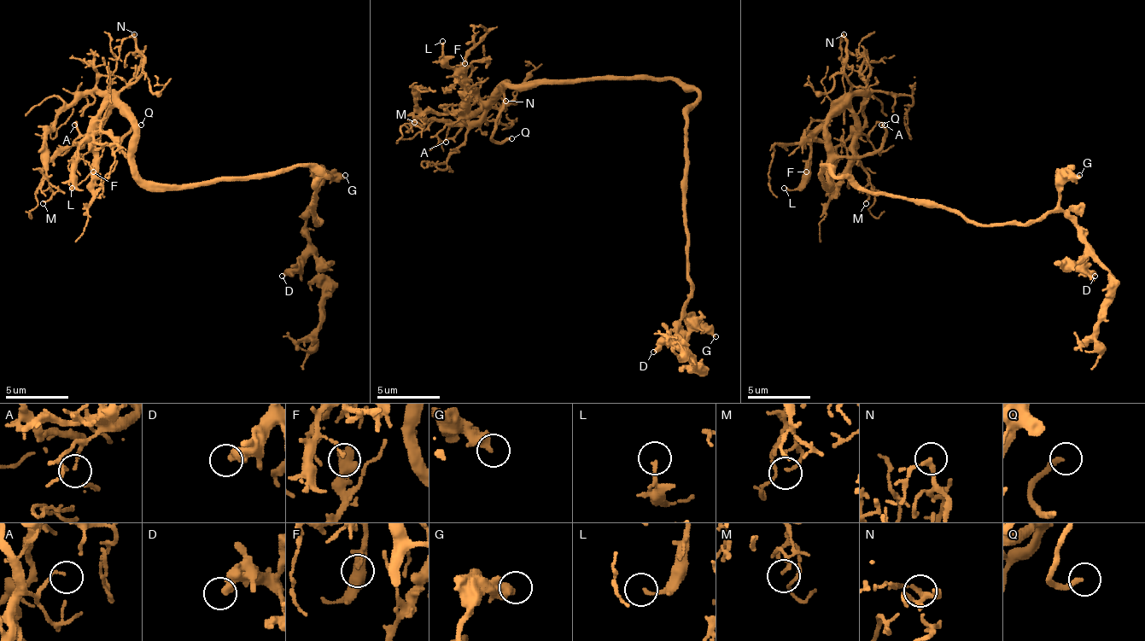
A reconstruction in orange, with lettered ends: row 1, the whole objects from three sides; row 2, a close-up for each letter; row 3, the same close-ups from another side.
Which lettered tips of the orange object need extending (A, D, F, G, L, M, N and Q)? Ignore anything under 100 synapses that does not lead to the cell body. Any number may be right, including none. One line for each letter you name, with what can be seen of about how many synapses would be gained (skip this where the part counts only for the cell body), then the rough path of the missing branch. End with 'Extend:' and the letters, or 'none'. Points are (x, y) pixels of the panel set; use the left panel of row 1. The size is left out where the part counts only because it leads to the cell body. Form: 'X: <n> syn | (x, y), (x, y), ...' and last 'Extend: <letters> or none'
Extend: Q

